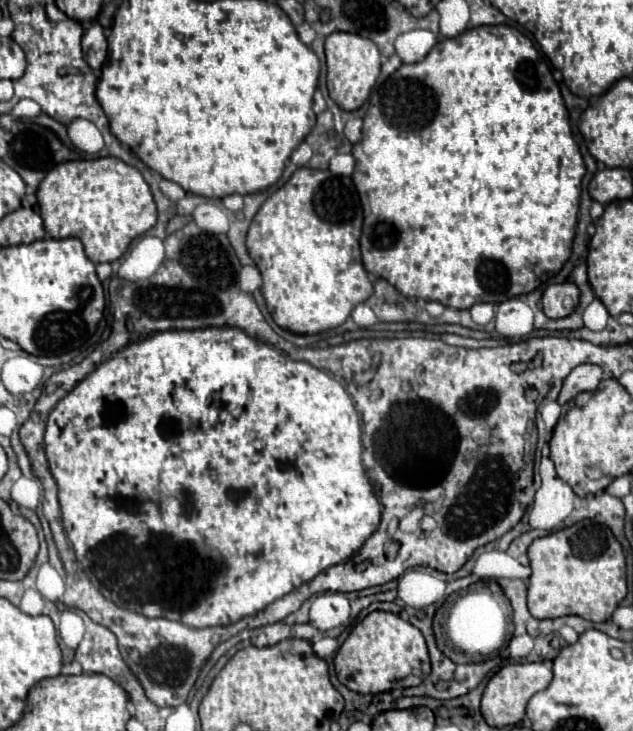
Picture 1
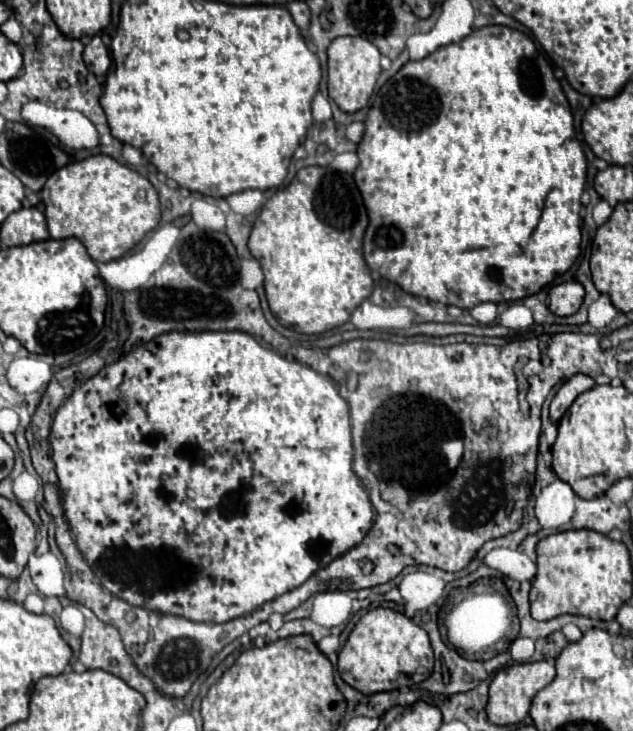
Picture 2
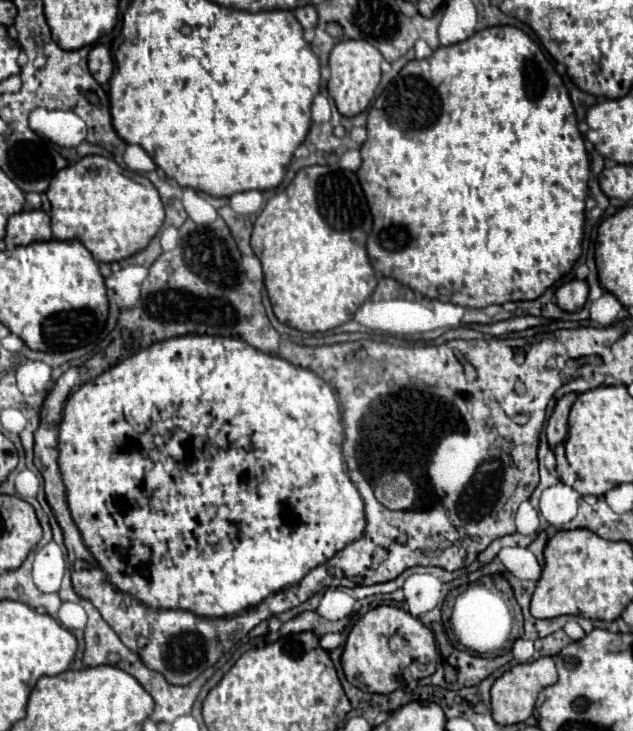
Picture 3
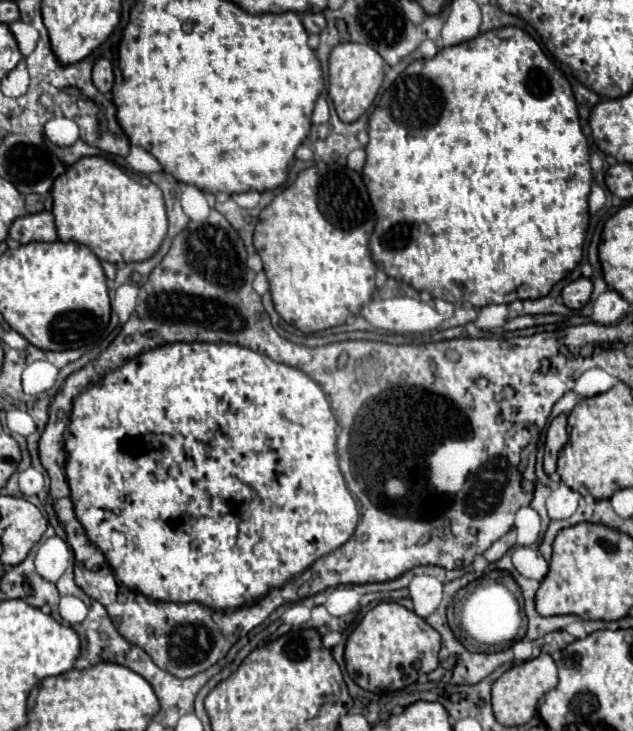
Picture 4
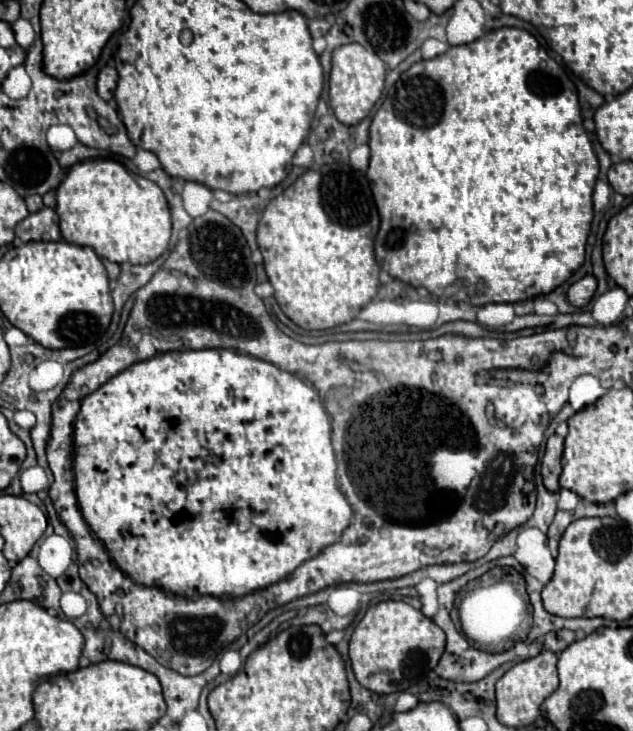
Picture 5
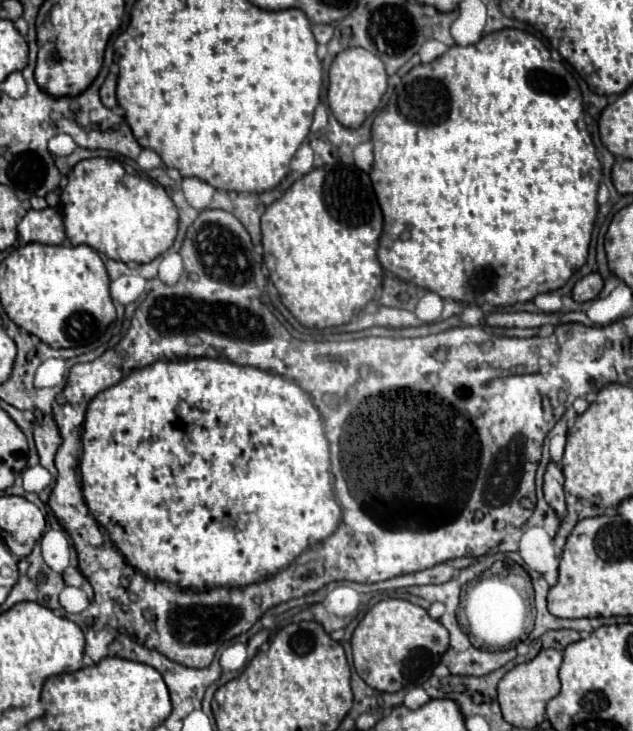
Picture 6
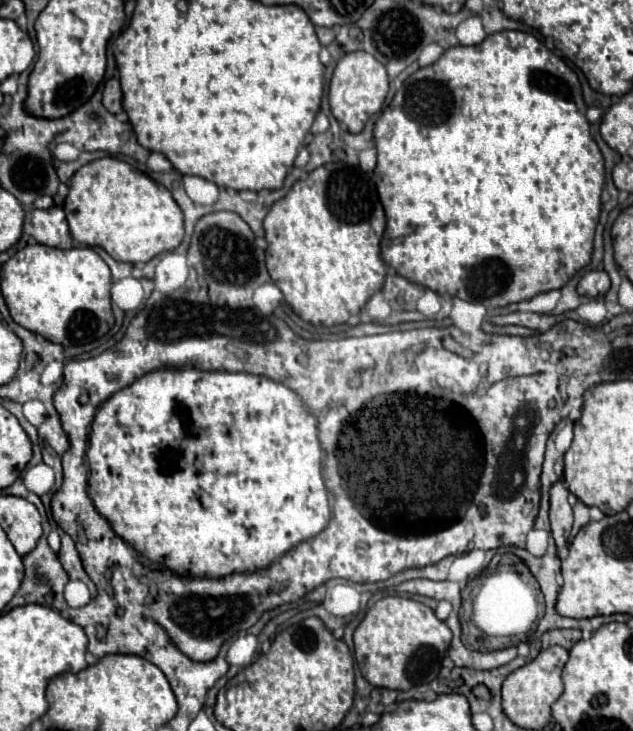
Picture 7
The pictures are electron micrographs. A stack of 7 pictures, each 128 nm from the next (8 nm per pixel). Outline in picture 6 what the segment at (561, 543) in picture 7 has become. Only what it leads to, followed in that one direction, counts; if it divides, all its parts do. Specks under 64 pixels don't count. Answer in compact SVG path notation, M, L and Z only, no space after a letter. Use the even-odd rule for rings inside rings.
M550 460L548 468L546 468L546 474L544 474L544 498L546 502L558 512L558 516L562 518L564 512L566 512L566 504L564 504L564 474L560 470L560 466Z

